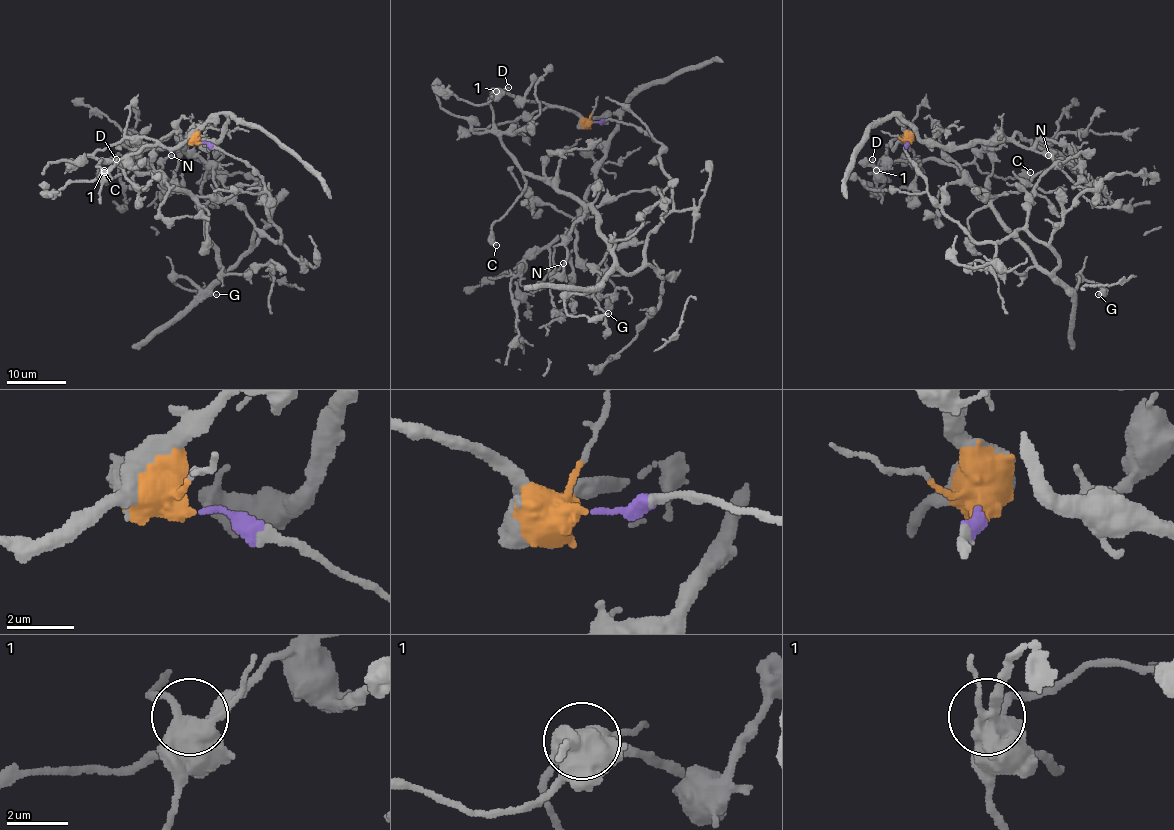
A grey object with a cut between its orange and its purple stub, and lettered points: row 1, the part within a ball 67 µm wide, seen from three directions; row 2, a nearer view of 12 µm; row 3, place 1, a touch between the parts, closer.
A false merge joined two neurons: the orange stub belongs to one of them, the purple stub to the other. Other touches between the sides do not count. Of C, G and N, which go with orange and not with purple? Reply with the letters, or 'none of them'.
none of them

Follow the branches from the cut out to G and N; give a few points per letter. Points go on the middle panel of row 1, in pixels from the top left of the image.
G: (594, 123), (640, 127), (673, 182), (644, 262), (564, 302), (570, 315), (609, 312)
N: (594, 123), (661, 145), (673, 209), (634, 272), (591, 206), (555, 247), (553, 272), (564, 263)

